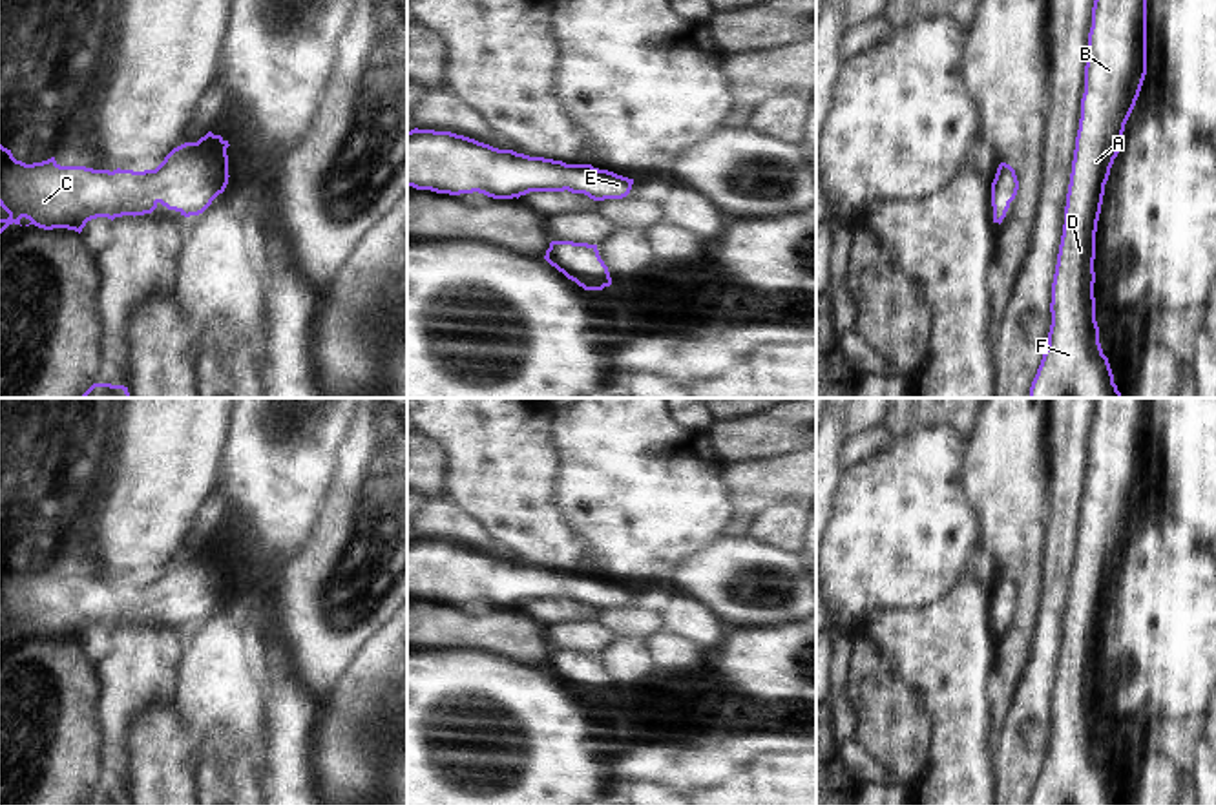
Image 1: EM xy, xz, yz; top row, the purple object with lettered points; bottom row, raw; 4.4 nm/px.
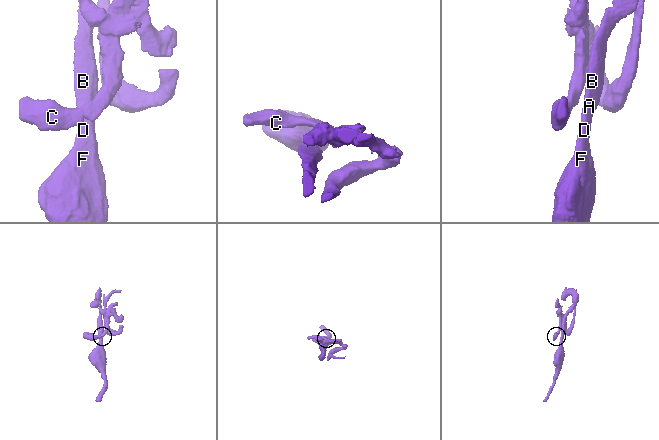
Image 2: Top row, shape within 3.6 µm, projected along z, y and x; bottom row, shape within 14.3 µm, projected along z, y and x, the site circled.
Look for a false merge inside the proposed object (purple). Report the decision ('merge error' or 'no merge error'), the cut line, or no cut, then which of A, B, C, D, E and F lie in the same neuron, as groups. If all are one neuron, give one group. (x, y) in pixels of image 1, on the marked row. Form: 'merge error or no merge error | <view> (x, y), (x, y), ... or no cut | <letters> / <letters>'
no merge error | no cut | A B C D E F

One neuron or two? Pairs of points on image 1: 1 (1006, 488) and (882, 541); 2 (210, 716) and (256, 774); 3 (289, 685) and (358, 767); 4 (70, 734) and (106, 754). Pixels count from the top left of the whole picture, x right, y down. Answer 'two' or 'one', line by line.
1: two
2: one
3: two
4: two

